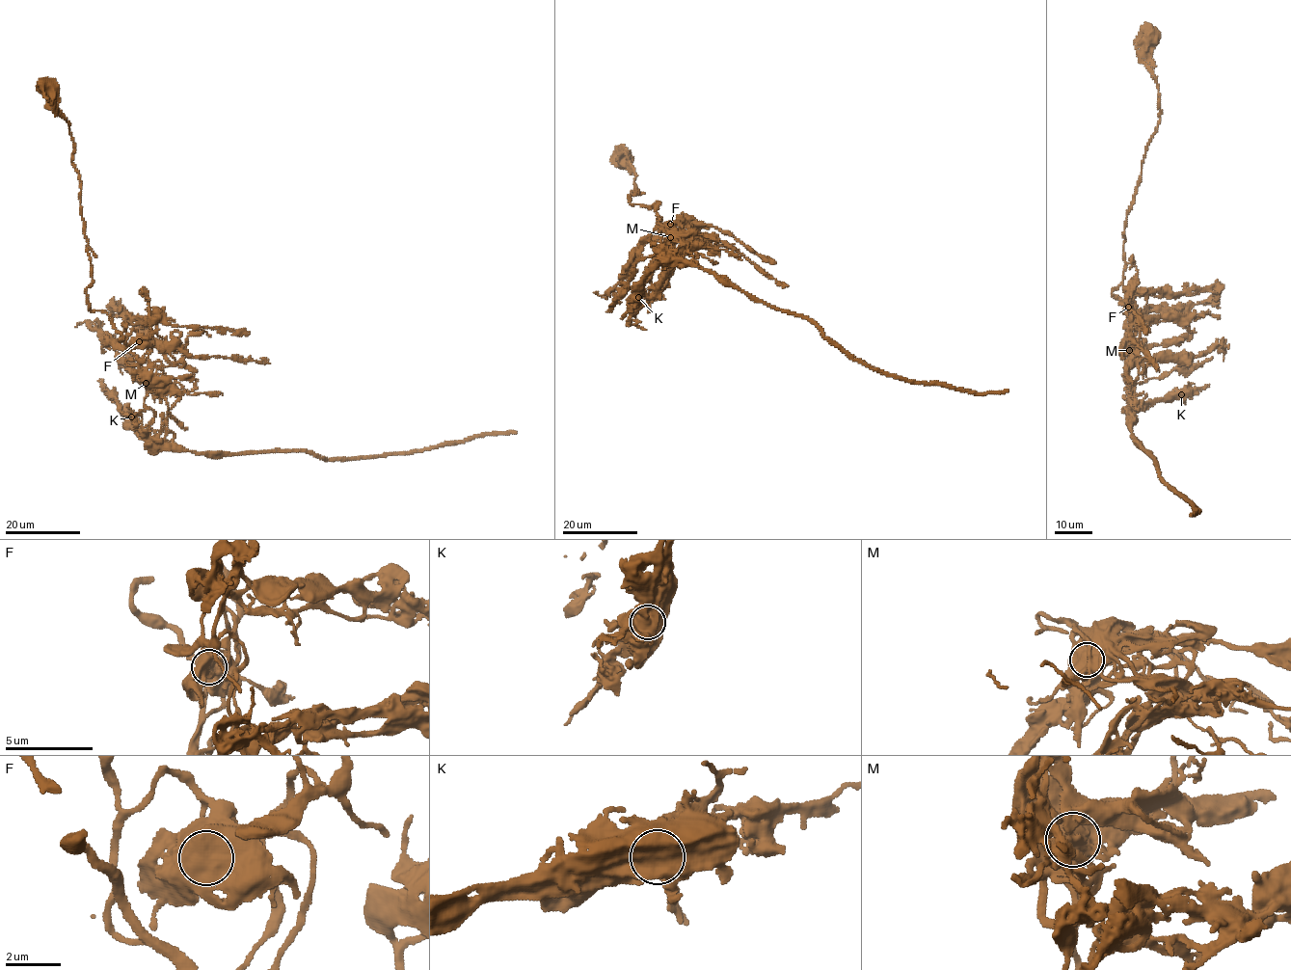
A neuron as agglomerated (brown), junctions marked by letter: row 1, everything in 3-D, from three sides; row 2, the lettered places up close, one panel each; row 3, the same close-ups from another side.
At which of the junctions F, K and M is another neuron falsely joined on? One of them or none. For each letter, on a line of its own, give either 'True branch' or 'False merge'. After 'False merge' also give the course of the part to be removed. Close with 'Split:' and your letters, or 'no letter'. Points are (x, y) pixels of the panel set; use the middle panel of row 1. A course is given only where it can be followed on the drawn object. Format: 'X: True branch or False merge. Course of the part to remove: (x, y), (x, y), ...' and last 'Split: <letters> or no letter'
F: True branch
K: False merge. Course of the part to remove: (638, 297), (650, 269), (667, 258), (683, 258), (813, 320), (880, 371), (975, 392), (1008, 390)
M: True branch
Split: K

